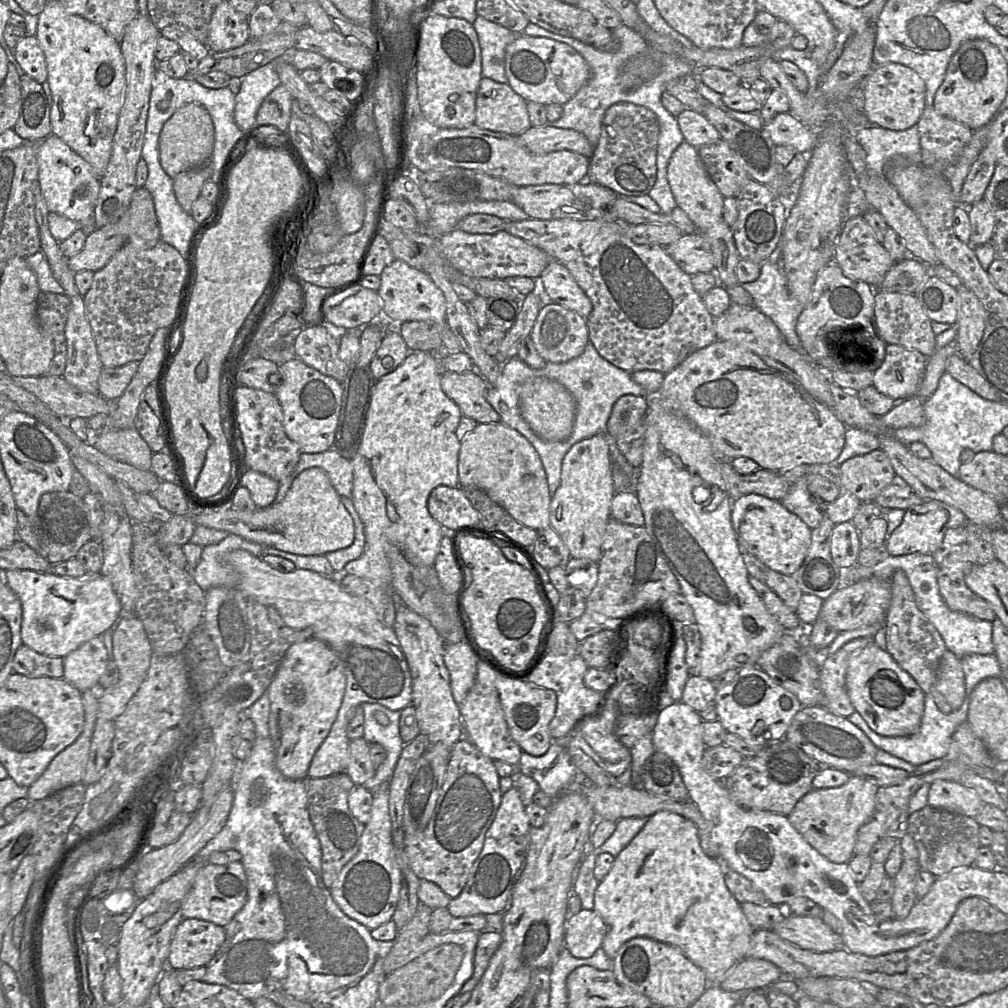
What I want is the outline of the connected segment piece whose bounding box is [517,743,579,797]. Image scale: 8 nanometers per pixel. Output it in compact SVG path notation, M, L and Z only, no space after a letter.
M555 743L542 756L522 752L517 766L522 774L534 779L540 790L551 797L558 797L571 788L579 775L567 749Z

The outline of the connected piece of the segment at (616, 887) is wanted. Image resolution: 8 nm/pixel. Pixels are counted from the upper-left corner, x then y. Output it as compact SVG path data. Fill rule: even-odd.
M659 811L653 814L641 829L641 831L633 838L633 840L616 856L613 866L609 873L595 891L594 911L597 912L605 924L607 925L607 933L603 939L602 947L608 957L614 959L620 947L627 941L635 937L647 937L658 942L667 943L680 950L687 958L689 958L696 966L701 968L710 984L719 983L741 960L747 957L747 950L751 936L755 929L749 924L744 915L741 904L734 898L725 884L725 868L717 859L707 856L701 848L699 833L693 821L670 811Z

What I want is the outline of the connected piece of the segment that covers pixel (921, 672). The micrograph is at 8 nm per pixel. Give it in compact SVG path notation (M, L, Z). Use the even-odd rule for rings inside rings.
M902 570L895 571L891 577L891 603L883 627L886 631L886 651L913 677L925 694L930 694L934 698L941 712L951 713L953 710L950 704L935 688L940 659L947 650L945 642L918 608L909 580Z

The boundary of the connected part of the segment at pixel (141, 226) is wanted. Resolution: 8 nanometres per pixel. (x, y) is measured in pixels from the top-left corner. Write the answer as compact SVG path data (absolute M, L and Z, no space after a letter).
M137 188L132 195L129 208L125 214L113 224L95 229L86 236L83 249L68 259L68 266L74 272L92 271L102 269L112 256L129 241L143 249L151 249L161 240L160 228L156 217L154 201L146 188Z

